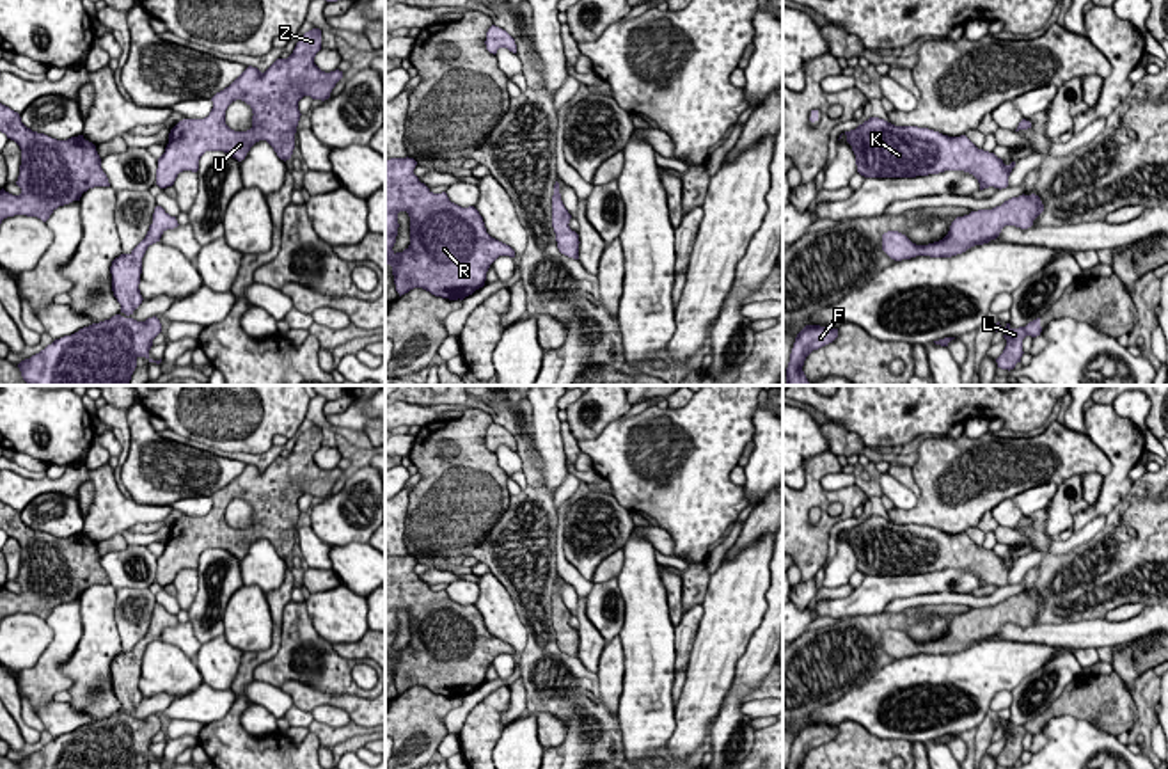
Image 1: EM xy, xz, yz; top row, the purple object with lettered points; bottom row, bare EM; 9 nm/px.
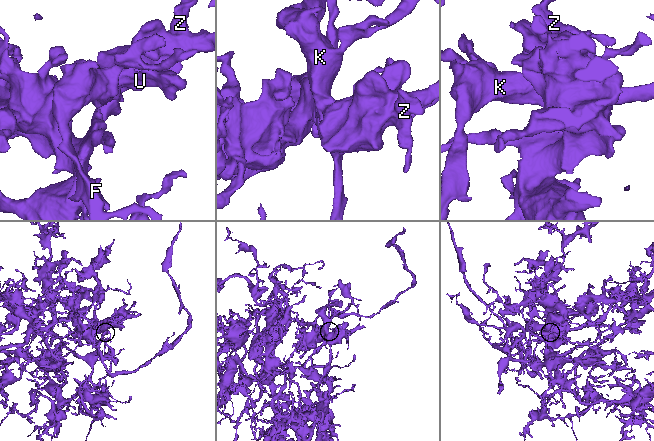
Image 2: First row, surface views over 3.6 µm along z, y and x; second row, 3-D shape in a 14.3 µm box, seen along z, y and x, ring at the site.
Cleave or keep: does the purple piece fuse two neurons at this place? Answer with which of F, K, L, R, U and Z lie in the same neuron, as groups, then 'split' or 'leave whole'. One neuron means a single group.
F K L R U Z; leave whole

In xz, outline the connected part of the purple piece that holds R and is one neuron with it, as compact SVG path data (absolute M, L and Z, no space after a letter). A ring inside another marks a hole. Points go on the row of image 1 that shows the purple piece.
M414 158L385 160L385 265L392 266L396 291L401 295L422 288L435 297L463 300L485 286L486 272L499 256L515 258L515 250L486 233L483 217L474 206L462 208L447 194L433 194L414 174ZM398 213L410 217L410 245L403 252L392 247L398 236Z

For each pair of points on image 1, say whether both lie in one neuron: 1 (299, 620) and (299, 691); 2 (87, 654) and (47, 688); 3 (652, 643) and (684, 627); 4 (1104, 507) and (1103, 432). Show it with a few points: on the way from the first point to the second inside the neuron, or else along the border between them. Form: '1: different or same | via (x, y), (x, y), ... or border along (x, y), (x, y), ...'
1: different | border along (277, 686), (288, 681), (302, 681), (338, 695)
2: different | border along (82, 636), (61, 666), (71, 681), (66, 691)
3: different | border along (673, 627), (675, 670)
4: same | via (1113, 489), (1122, 464), (1120, 450)

